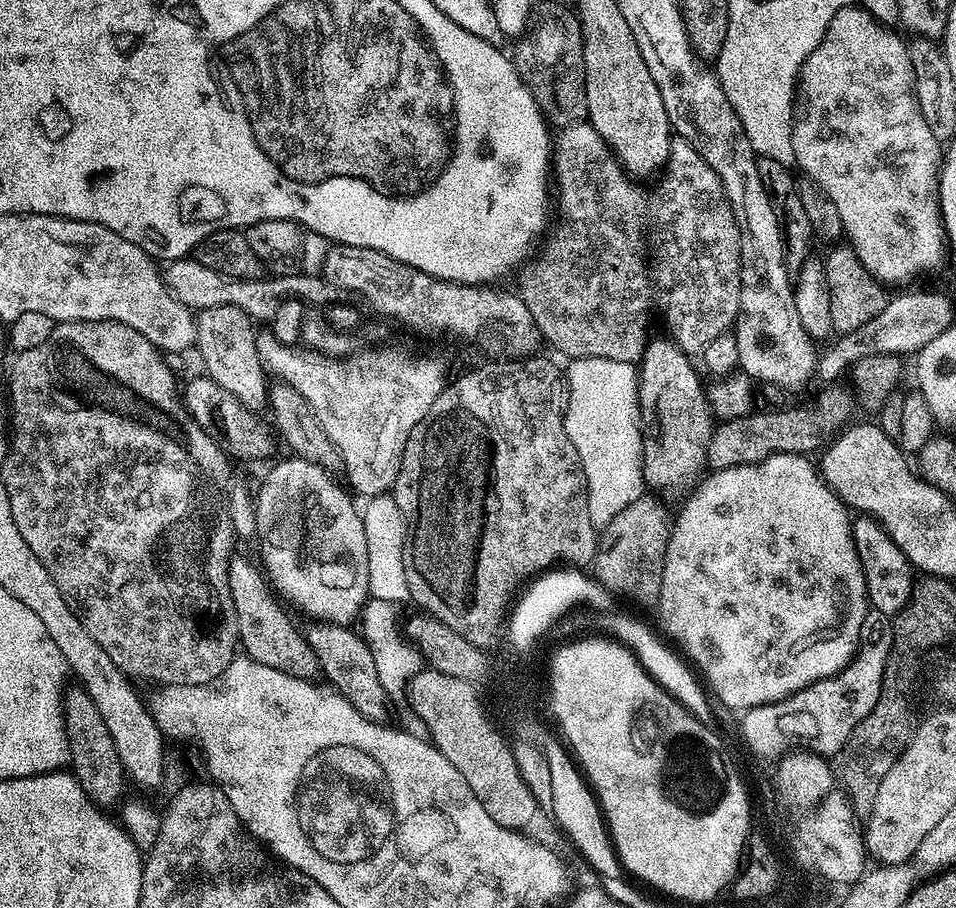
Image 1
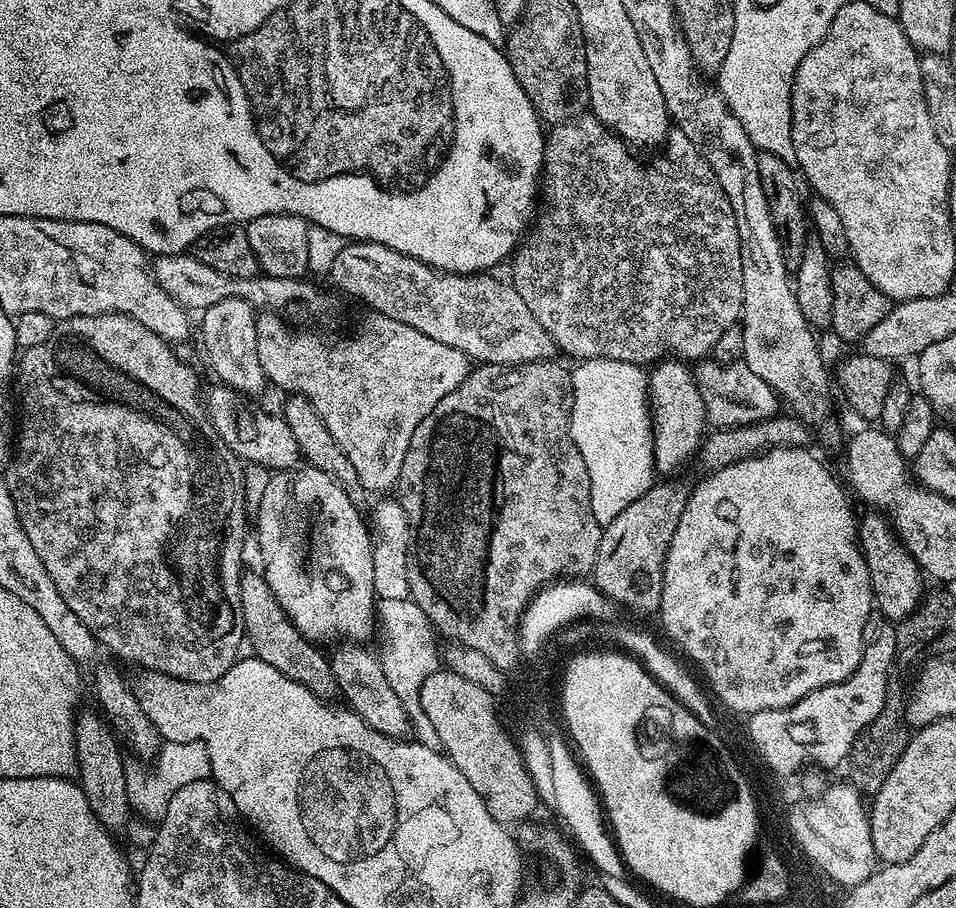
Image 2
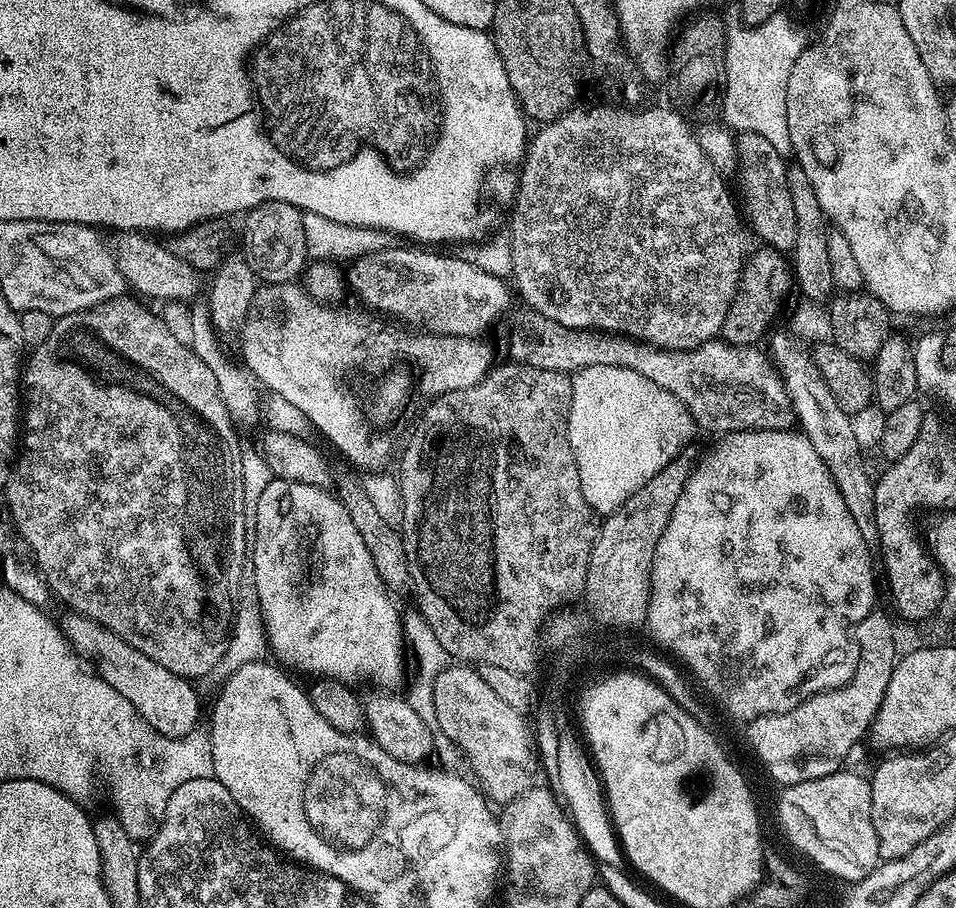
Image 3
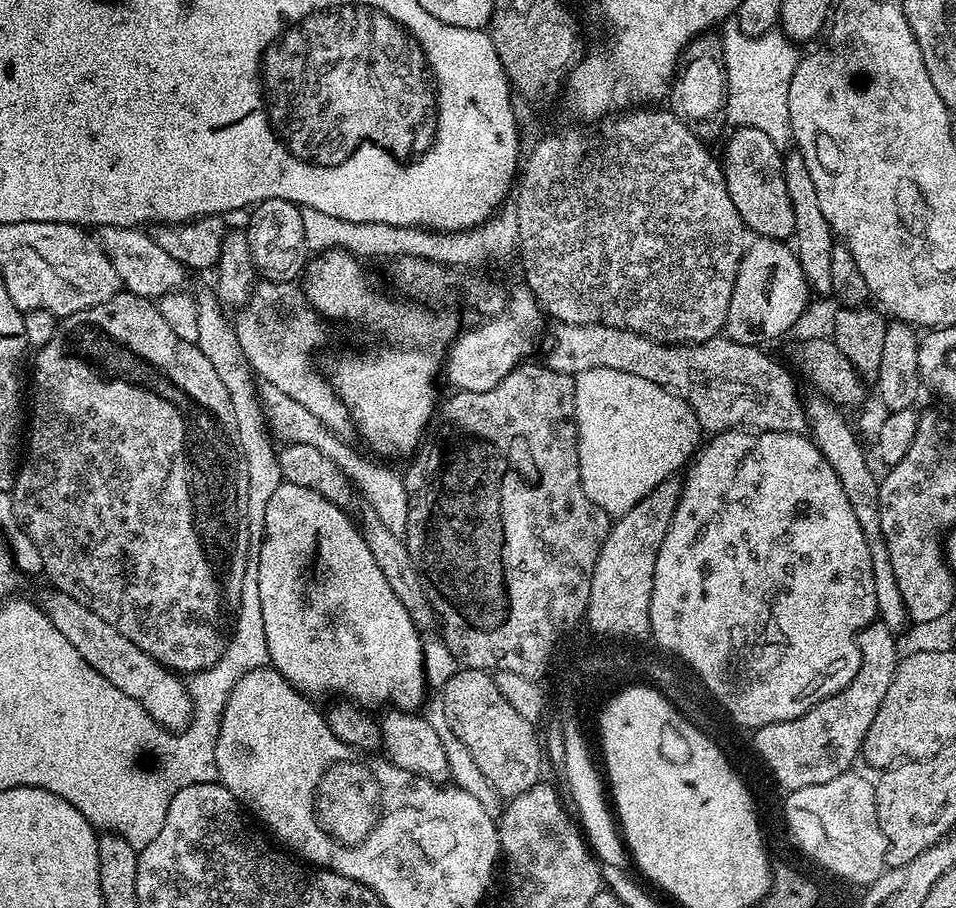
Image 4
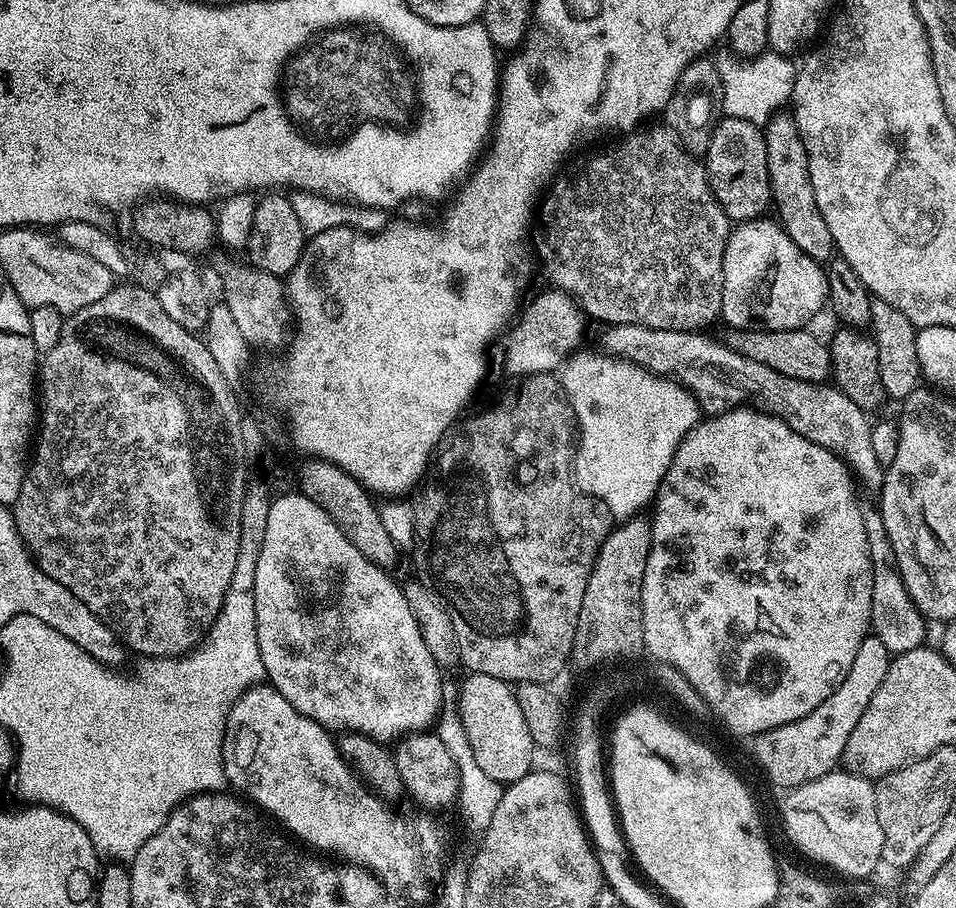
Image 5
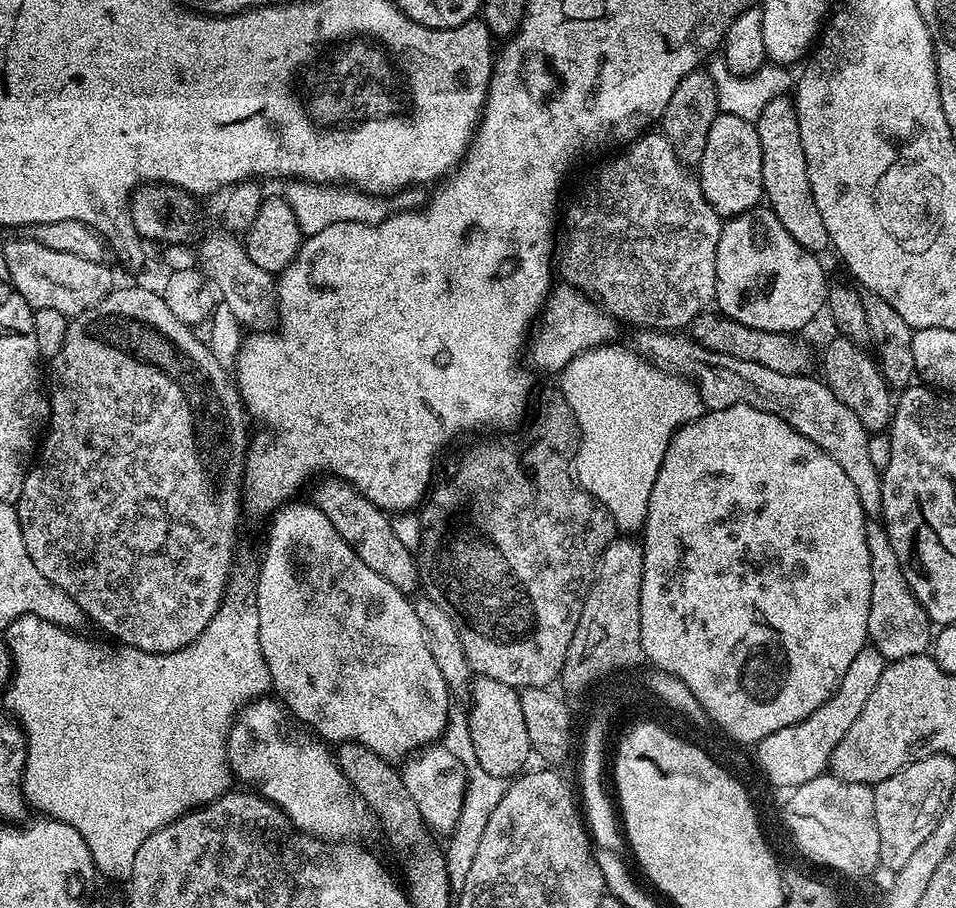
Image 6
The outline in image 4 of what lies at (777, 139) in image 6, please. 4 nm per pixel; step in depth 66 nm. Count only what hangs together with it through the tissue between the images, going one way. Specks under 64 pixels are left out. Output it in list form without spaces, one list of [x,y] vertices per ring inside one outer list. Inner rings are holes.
[[[792,150],[784,156],[784,178],[786,191],[790,194],[790,206],[794,206],[794,251],[800,259],[802,274],[809,289],[817,297],[831,297],[830,250],[834,243],[832,227],[826,222],[826,214],[822,214],[818,190],[814,190],[814,181],[810,179],[810,170],[806,170],[806,162],[801,152]]]

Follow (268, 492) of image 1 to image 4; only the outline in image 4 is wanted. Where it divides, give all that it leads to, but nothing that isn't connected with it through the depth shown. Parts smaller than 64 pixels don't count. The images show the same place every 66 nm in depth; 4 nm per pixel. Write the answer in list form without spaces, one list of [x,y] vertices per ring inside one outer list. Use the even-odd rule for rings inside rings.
[[[282,483],[278,490],[266,502],[266,524],[264,526],[264,541],[260,547],[258,562],[258,594],[262,597],[262,622],[266,622],[266,646],[271,667],[281,672],[298,691],[309,697],[324,696],[327,692],[337,692],[337,697],[351,700],[361,706],[368,704],[388,704],[396,710],[416,710],[424,700],[426,677],[424,669],[424,654],[422,638],[416,624],[406,614],[406,606],[394,598],[394,590],[390,590],[390,582],[386,582],[386,574],[378,570],[378,562],[374,562],[374,554],[370,554],[370,546],[366,546],[364,535],[360,533],[357,521],[348,517],[345,509],[339,508],[334,502],[322,498],[314,490],[306,486],[294,486]]]

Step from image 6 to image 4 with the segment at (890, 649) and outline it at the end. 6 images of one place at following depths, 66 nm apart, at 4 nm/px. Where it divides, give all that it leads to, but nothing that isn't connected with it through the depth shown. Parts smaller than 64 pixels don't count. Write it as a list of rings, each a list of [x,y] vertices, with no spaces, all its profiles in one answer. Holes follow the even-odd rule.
[[[816,394],[806,404],[810,439],[816,449],[830,462],[830,470],[838,474],[838,482],[842,482],[842,490],[854,510],[854,518],[858,518],[858,526],[862,526],[862,534],[866,538],[866,546],[871,554],[871,569],[874,570],[875,602],[877,617],[893,632],[901,631],[908,622],[905,603],[898,591],[897,579],[894,578],[893,567],[890,566],[889,551],[882,536],[882,514],[880,513],[880,480],[872,473],[868,460],[864,457],[864,448],[856,438],[855,432],[848,425],[839,407],[823,395]]]

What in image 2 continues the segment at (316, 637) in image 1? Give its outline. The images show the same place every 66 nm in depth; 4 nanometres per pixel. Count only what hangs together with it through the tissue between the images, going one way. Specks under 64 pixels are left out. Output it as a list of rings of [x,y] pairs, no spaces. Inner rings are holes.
[[[348,642],[343,646],[345,648],[338,649],[330,656],[336,687],[339,695],[341,697],[344,695],[343,703],[356,712],[358,718],[366,722],[366,726],[378,730],[378,734],[397,738],[407,737],[410,727],[406,709],[394,690],[390,688],[383,674],[379,655],[375,651],[367,652],[364,646],[356,642]]]

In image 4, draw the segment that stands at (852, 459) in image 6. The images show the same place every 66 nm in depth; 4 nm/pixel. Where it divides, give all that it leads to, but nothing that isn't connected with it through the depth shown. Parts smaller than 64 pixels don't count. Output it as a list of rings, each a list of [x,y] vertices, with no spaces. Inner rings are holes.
[[[553,323],[552,341],[542,362],[550,370],[570,377],[581,376],[591,368],[622,370],[626,374],[638,374],[658,386],[676,393],[692,407],[694,418],[698,418],[701,429],[708,434],[719,434],[733,430],[755,430],[756,432],[799,432],[808,428],[808,413],[805,401],[800,401],[792,376],[776,360],[771,360],[763,347],[755,344],[739,344],[727,338],[704,340],[701,344],[661,344],[648,336],[639,336],[625,328],[605,324],[561,324]]]

